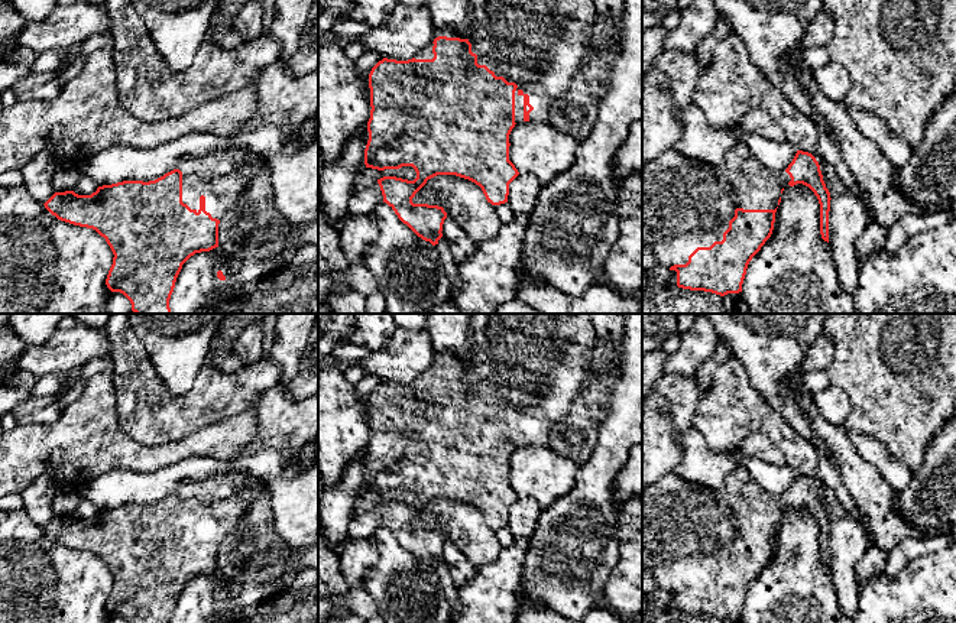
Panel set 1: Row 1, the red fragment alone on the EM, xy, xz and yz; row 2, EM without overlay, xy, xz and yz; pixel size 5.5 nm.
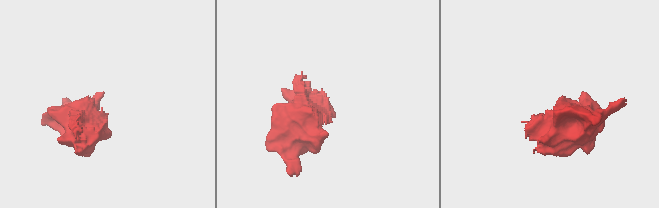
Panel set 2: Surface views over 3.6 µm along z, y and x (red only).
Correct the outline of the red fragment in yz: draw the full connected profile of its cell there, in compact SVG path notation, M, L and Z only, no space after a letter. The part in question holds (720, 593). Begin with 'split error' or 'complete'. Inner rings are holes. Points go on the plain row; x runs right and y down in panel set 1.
split error; M739 465L720 489L709 489L681 478L675 471L664 474L642 491L642 594L657 590L670 596L665 610L690 614L704 614L720 620L742 616L742 607L752 581L771 561L775 536L785 509L803 507L808 510L820 528L820 558L829 567L830 516L826 512L820 489L816 481L797 474L784 496L762 490L751 477L745 465Z

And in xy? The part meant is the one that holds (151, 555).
split error; M224 473L207 477L204 480L184 480L178 484L178 489L174 494L165 497L163 500L143 506L143 504L123 504L111 509L98 510L91 519L78 519L74 515L55 516L43 529L45 532L55 539L58 543L95 554L101 561L106 562L110 570L114 581L113 588L108 594L106 609L111 616L120 616L127 623L171 623L171 619L175 611L176 601L182 593L182 588L195 577L210 575L218 571L218 548L226 535L243 519L250 503L255 497L265 489L268 484L259 478L255 478L249 473Z

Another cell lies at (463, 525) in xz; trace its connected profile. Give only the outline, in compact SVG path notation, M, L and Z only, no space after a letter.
M437 499L412 522L414 528L443 530L447 541L460 548L476 567L493 562L502 551L482 512L474 506L456 499Z

